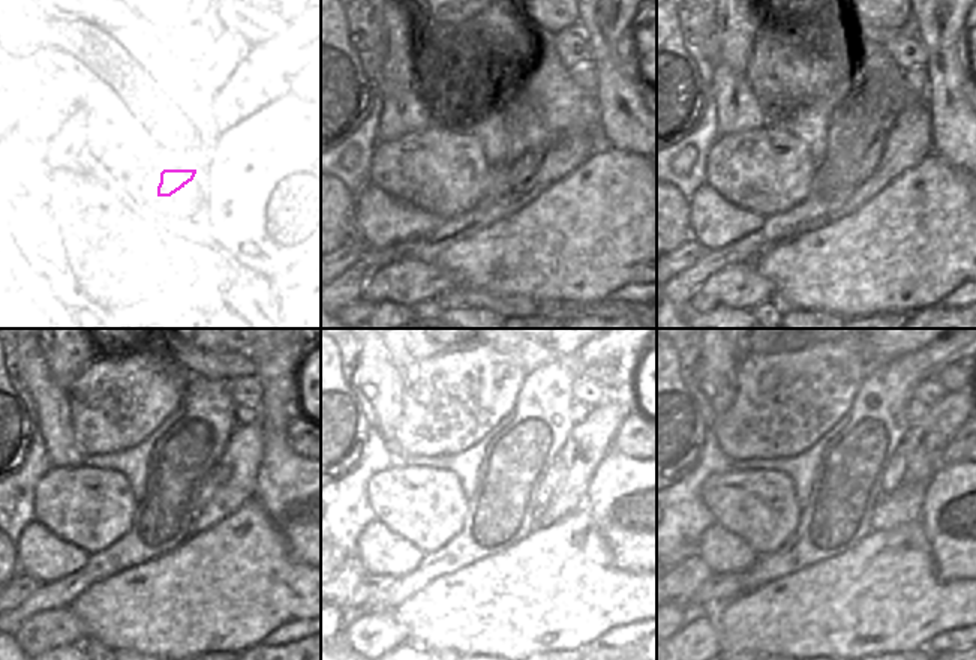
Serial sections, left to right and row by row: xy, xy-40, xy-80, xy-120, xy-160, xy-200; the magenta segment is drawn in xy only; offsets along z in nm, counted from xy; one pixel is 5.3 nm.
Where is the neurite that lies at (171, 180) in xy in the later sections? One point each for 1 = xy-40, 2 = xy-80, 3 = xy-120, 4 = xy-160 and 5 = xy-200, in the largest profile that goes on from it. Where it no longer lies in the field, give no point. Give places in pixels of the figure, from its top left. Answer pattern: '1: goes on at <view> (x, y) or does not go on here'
1: goes on at xy-40 (526, 164)
2: goes on at xy-80 (871, 158)
3: goes on at xy-120 (210, 483)
4: goes on at xy-160 (556, 471)
5: goes on at xy-200 (894, 471)

